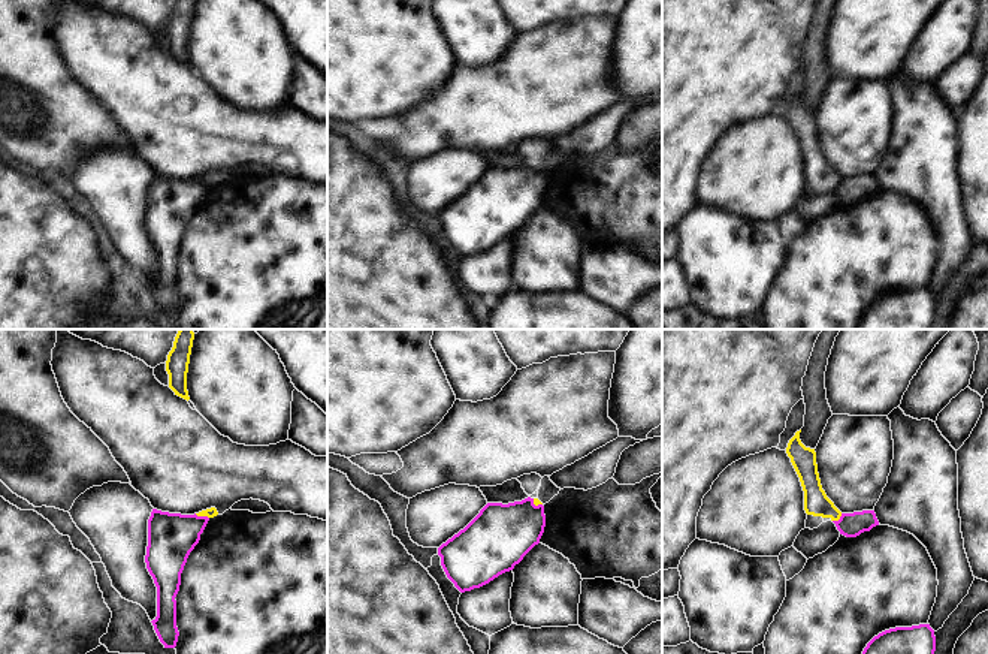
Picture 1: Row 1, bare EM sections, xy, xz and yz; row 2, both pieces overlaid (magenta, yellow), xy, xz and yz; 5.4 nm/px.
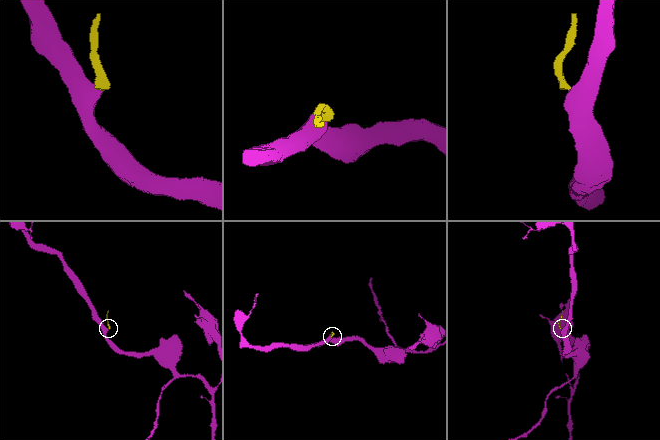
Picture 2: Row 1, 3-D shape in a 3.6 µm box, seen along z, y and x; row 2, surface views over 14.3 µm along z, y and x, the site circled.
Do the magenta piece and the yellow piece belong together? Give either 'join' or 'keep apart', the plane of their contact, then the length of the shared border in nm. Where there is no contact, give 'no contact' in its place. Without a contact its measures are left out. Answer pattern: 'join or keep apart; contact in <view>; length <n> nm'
keep apart; contact in xy; length 80 nm

